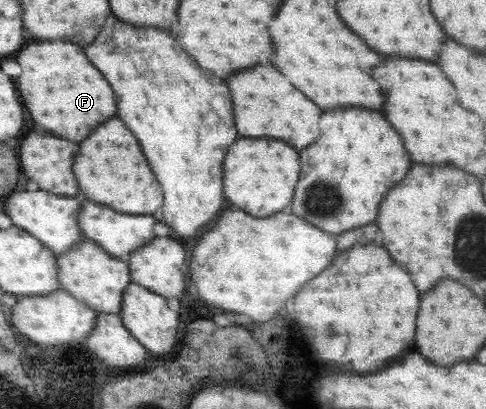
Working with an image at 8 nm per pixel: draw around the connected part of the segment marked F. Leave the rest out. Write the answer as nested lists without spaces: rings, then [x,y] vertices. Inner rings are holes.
[[[67,41],[33,43],[19,55],[19,63],[25,69],[19,79],[19,89],[27,107],[35,121],[39,121],[53,135],[71,141],[85,141],[95,131],[95,125],[117,113],[115,95],[109,83],[95,69],[83,47]]]

